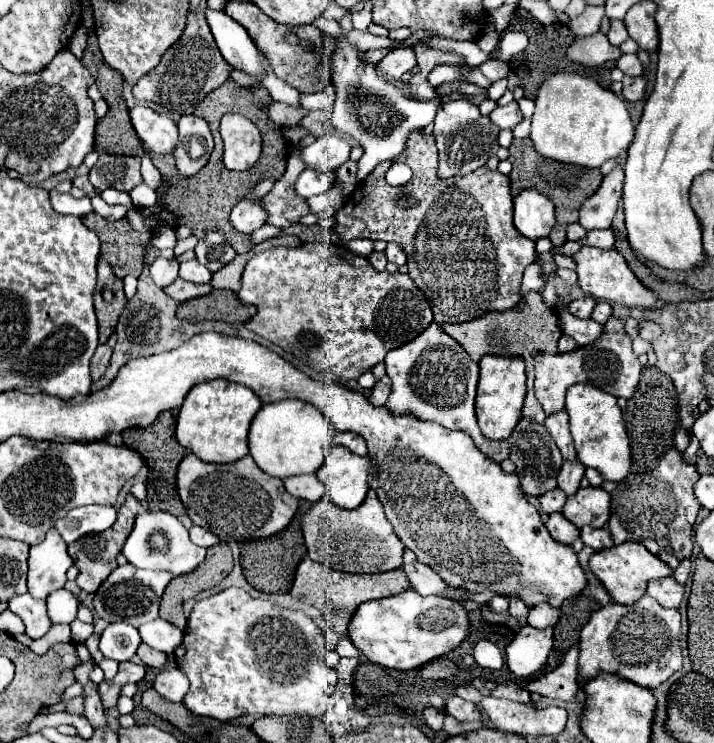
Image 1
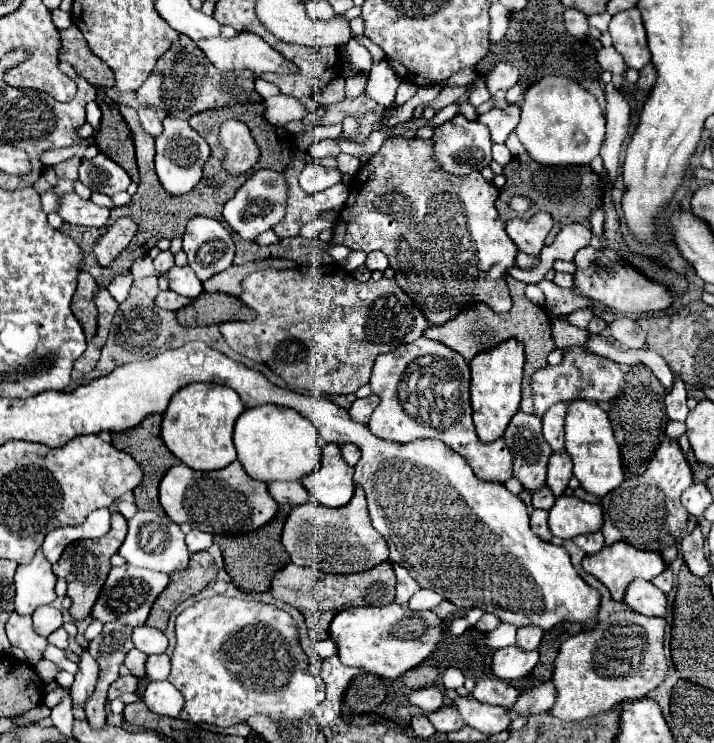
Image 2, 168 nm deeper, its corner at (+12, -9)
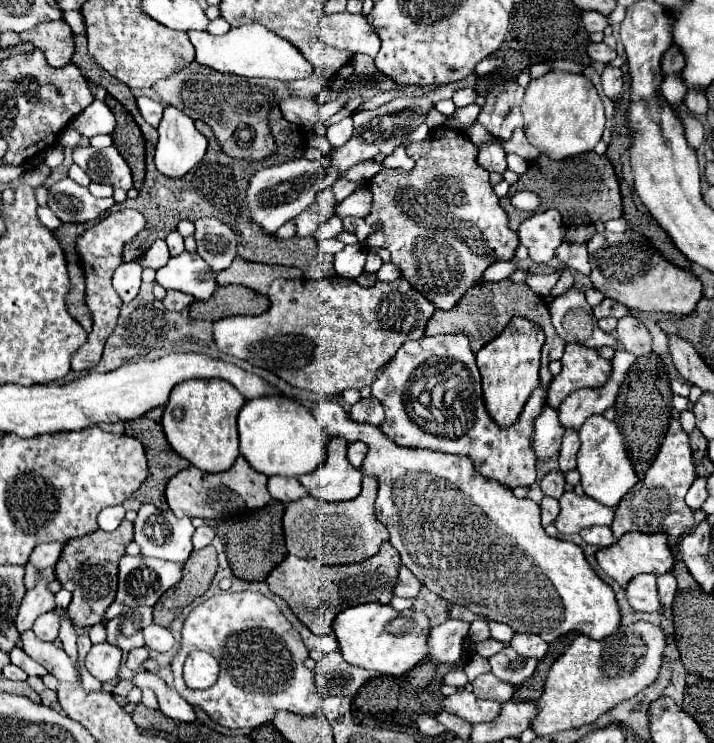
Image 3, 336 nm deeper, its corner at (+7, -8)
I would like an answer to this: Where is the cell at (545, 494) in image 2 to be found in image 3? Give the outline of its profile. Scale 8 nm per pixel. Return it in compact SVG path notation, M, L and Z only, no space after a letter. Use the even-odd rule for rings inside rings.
M559 469L549 471L543 479L541 479L541 489L545 495L559 499L563 495L563 487L565 487L565 475Z

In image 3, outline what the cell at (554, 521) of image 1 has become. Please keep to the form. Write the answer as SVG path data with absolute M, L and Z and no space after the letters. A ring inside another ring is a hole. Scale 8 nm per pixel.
M543 497L543 501L541 501L541 523L543 523L543 527L553 523L557 519L557 515L559 515L559 501L553 497Z

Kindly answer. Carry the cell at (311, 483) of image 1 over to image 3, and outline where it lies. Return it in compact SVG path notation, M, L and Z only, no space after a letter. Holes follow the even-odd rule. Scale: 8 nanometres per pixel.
M279 475L269 477L267 489L269 489L271 497L281 503L291 503L291 501L303 499L307 495L307 489L295 477L279 477Z

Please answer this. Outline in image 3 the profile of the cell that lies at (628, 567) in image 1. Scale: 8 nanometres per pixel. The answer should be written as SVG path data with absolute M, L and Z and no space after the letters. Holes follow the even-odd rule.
M629 533L629 535L623 535L619 541L615 541L611 547L599 549L597 561L609 577L613 577L621 587L627 587L627 583L639 573L661 575L665 571L671 571L675 559L673 559L673 553L667 545L667 535L661 535L661 533L653 533L653 535Z

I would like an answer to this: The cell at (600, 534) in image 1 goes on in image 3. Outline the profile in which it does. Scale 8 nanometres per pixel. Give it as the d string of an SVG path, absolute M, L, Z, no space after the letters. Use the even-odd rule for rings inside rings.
M587 527L579 533L585 543L597 545L597 547L609 547L615 543L615 537L611 533L611 527Z

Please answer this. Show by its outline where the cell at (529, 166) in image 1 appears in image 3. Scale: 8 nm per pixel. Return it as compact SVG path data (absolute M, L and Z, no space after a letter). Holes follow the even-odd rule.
M595 151L569 157L563 161L553 161L547 155L541 155L539 159L529 163L529 171L519 179L517 185L513 185L507 193L507 197L501 199L501 207L509 215L509 227L513 231L519 229L521 221L525 221L525 211L515 209L511 205L511 197L517 191L531 191L541 199L539 211L545 209L557 209L563 215L563 223L567 227L577 225L593 225L597 221L609 221L623 215L623 201L621 201L621 189L615 175L615 169L611 161L605 155L597 155Z

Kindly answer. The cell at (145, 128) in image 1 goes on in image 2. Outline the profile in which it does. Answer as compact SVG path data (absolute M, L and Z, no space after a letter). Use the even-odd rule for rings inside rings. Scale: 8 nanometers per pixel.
M142 106L142 108L138 110L138 118L140 118L140 124L142 124L144 132L148 132L152 138L158 138L158 136L160 136L160 132L162 132L162 122L160 122L160 118L154 114L152 108Z

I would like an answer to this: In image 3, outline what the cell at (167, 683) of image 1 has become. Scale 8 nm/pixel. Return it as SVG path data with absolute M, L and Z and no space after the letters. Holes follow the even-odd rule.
M139 671L135 673L133 677L134 684L141 689L145 687L151 687L155 693L157 693L157 699L159 699L159 709L175 719L175 721L183 721L183 723L193 723L195 721L195 711L193 707L173 689L173 687L167 687L165 681L161 681L157 675L151 675L147 671Z

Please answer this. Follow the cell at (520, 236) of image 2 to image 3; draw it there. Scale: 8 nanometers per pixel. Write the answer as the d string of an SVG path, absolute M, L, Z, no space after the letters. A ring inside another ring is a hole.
M557 209L535 213L519 227L519 241L529 249L529 257L535 263L551 261L555 257L555 249L563 243L563 237L565 227Z

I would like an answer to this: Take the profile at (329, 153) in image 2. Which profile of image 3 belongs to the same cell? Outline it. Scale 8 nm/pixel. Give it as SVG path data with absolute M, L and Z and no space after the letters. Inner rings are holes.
M345 117L327 129L327 139L333 147L341 147L343 143L347 143L351 139L351 135L353 135L353 119L351 117Z

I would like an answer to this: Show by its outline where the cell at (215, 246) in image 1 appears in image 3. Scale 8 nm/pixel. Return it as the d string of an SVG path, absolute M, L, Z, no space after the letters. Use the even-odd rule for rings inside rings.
M201 217L195 221L195 239L197 253L209 263L209 267L217 273L231 265L237 257L237 237L235 233L213 217Z

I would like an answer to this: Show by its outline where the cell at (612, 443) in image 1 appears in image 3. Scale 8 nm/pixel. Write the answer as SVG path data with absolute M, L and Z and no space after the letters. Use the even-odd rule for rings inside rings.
M593 415L579 429L581 449L577 455L577 471L581 473L581 487L587 497L617 509L617 503L631 491L631 487L639 481L623 443L623 437L613 421L607 421L603 415Z

